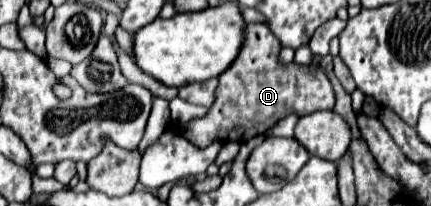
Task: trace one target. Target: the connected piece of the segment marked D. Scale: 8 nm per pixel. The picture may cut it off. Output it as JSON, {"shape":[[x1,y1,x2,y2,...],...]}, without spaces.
{"shape":[[249,22,243,30,243,46,235,62,219,76,219,86,215,92,215,102,211,112,203,118,193,118,183,134,201,148,211,144,211,140,221,142,245,142,253,136,265,134,273,128,281,118,291,112,313,114,319,110,333,110,335,92,323,70,311,72,309,66,297,64,279,64,277,56,281,50,279,40,275,40,273,32,259,22]]}

